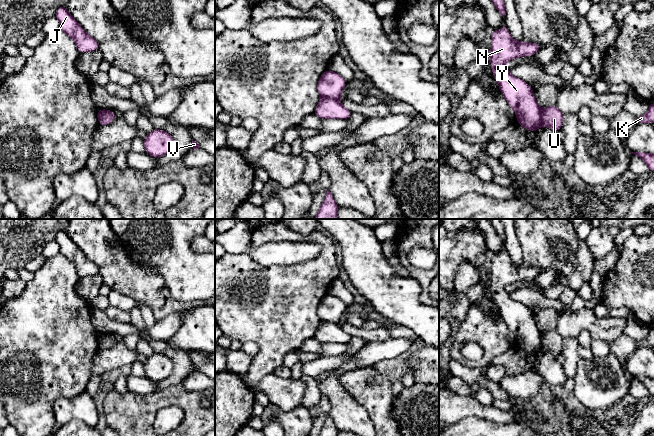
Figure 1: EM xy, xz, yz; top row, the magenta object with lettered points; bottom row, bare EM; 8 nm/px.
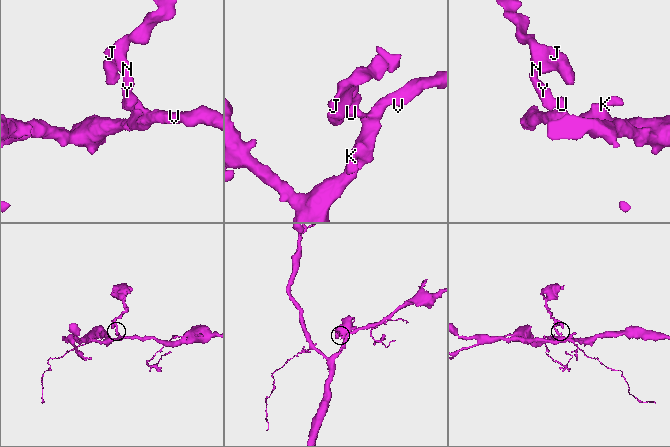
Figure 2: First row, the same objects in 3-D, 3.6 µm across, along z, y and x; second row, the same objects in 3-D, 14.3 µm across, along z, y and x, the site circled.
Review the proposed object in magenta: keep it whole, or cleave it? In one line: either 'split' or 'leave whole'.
split

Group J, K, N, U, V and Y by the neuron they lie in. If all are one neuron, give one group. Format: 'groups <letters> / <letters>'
groups J N Y / K U V

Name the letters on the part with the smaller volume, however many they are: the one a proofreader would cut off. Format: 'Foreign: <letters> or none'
Foreign: J, N, Y

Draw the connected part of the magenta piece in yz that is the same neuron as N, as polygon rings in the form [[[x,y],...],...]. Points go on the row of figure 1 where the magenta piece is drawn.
[[[504,24],[502,29],[493,30],[491,34],[491,70],[500,91],[517,115],[517,124],[530,132],[536,132],[543,125],[542,109],[533,95],[533,89],[521,78],[512,76],[505,67],[505,62],[533,56],[540,50],[537,43],[515,42]]]

